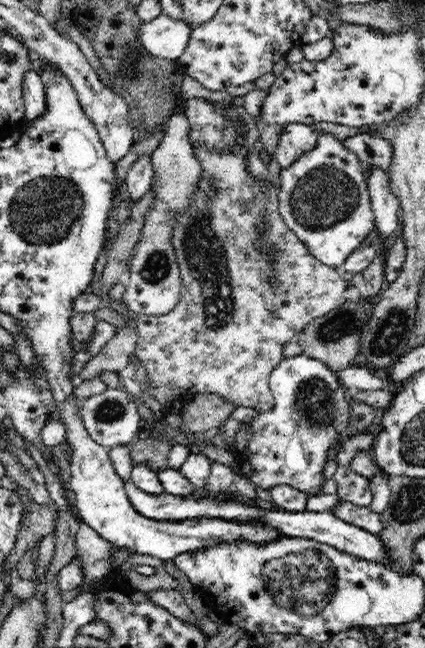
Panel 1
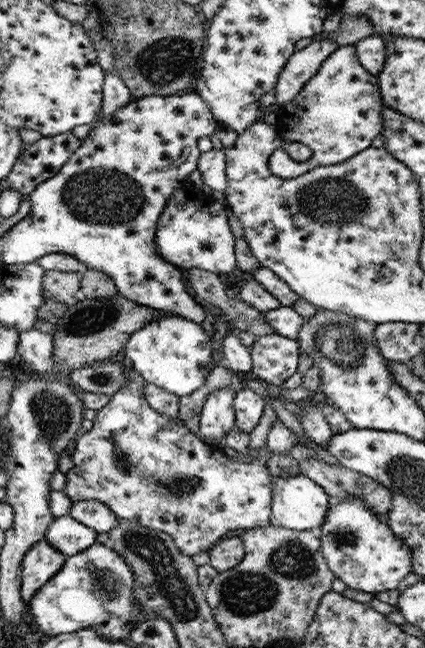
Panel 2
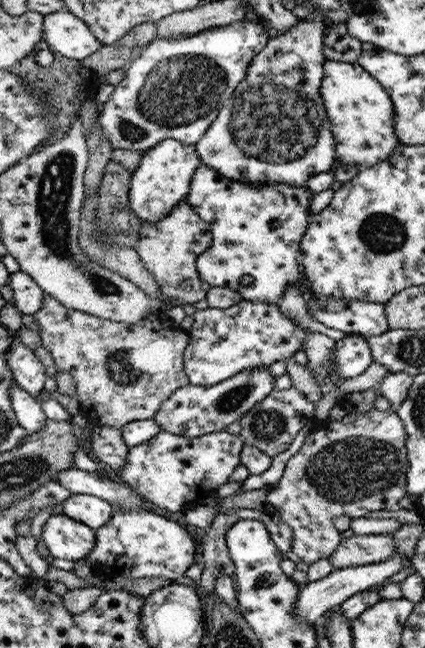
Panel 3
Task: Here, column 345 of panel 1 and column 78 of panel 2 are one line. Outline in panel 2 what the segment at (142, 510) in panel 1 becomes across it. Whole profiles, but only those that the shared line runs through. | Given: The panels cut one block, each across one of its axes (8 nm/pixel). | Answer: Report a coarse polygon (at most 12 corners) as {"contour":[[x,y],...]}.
{"contour":[[55,517],[45,538],[69,557],[96,544],[78,519]]}

